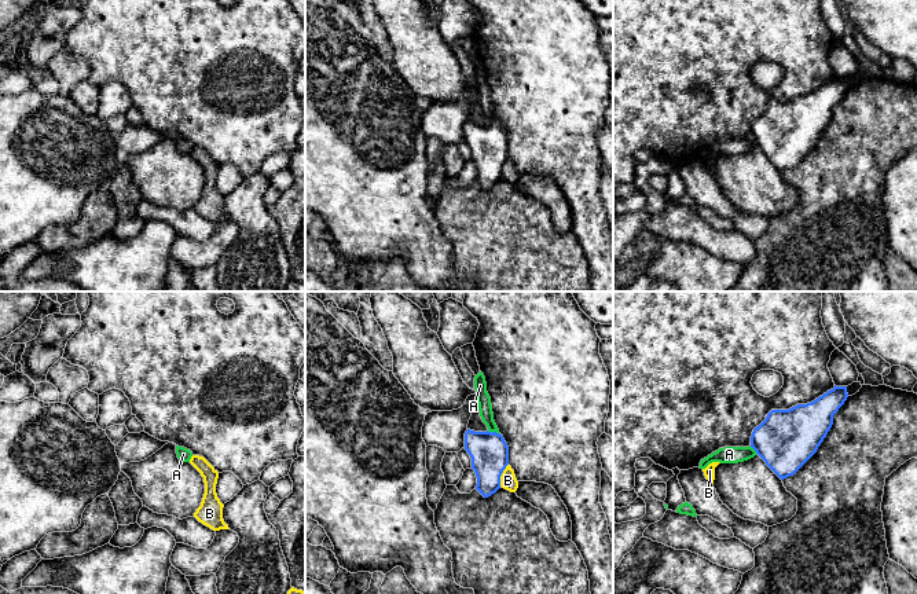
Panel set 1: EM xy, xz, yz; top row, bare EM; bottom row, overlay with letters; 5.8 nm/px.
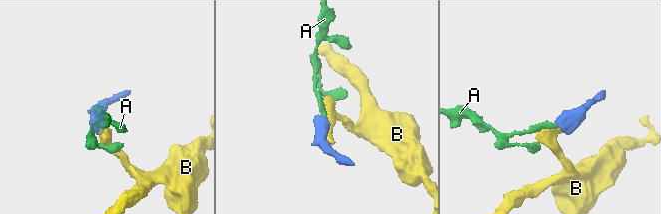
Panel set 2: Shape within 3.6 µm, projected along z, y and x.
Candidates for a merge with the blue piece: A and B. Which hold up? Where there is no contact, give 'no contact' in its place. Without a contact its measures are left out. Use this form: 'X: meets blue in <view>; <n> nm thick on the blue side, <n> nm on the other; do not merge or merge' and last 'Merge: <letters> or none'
A: meets blue in xz; 220 nm thick on the blue side, 80 nm on the other; merge
B: meets blue in xz; 220 nm thick on the blue side, 100 nm on the other; do not merge
Merge: A

